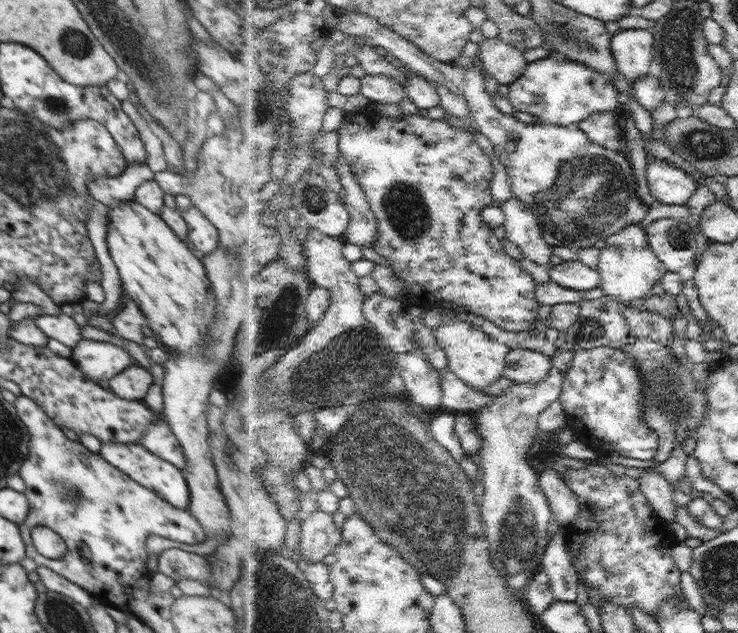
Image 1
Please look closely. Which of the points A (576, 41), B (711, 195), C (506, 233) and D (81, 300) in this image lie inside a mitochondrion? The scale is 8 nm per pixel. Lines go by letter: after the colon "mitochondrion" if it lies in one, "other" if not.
A: mitochondrion
B: other
C: other
D: other

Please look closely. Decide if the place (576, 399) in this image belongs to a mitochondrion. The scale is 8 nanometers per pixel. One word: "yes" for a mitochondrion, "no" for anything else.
no

